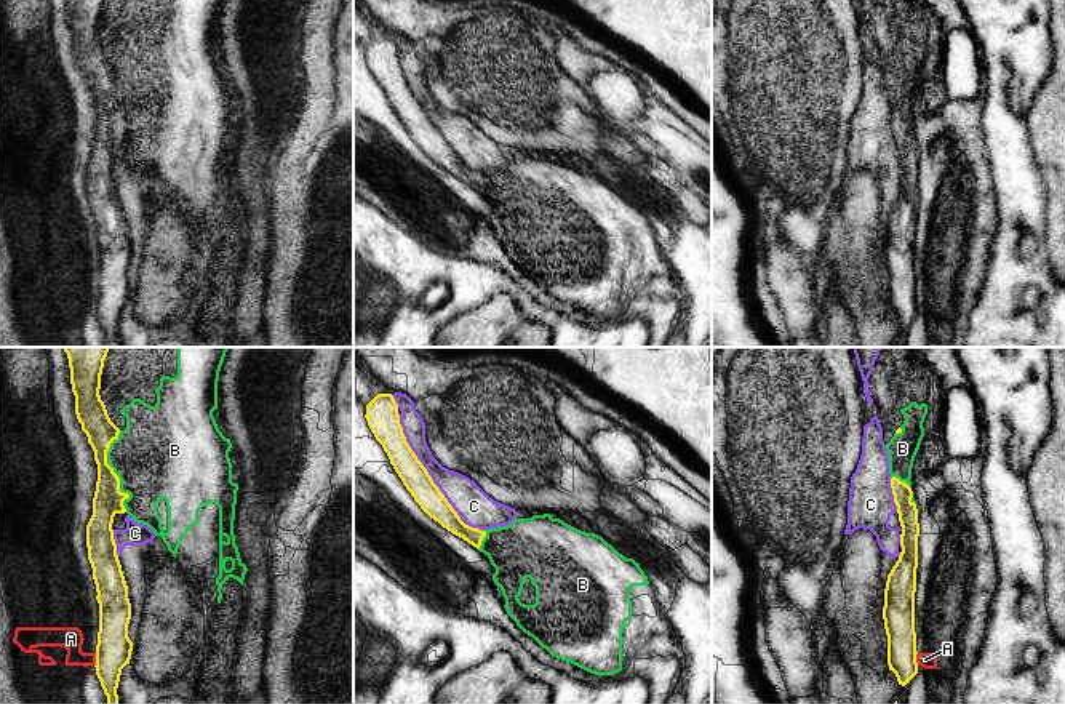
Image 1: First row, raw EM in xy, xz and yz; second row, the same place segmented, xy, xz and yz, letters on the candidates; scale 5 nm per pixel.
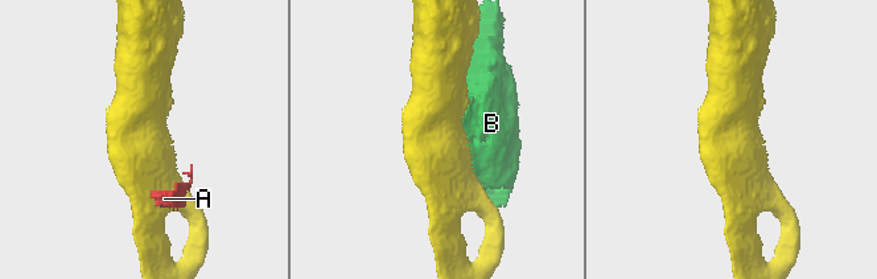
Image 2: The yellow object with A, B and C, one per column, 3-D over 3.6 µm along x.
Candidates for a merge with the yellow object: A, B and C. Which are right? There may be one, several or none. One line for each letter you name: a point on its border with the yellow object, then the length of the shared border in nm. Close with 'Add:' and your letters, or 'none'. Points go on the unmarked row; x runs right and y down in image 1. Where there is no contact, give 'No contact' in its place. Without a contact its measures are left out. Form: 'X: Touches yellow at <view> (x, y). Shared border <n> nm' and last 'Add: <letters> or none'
Add: none

